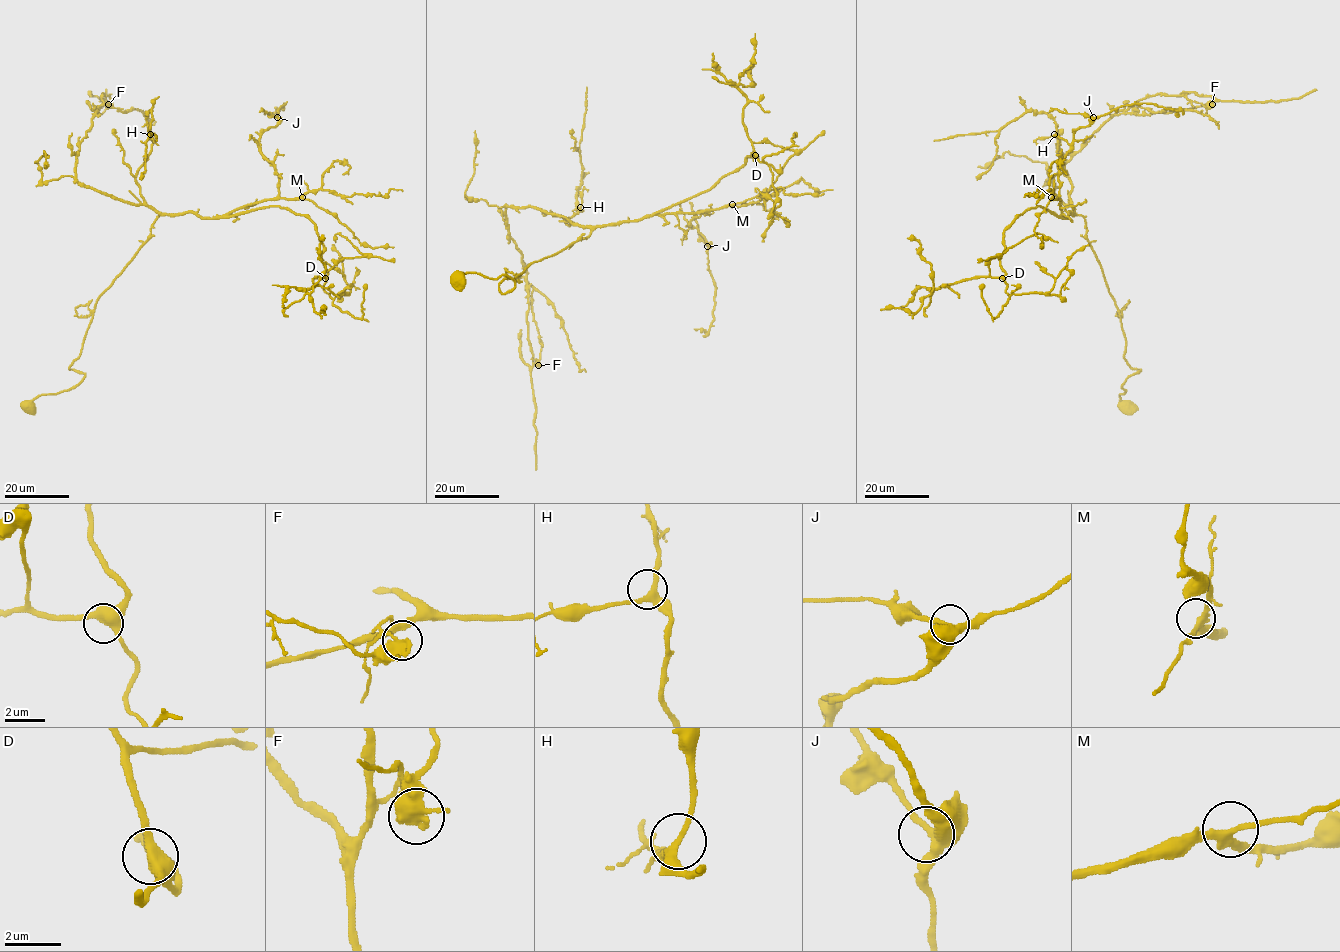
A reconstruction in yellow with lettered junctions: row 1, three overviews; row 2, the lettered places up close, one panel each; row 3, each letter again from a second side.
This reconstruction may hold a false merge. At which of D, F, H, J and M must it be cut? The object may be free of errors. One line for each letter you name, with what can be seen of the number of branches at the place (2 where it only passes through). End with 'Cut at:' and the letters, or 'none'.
F: 3
Cut at: F

